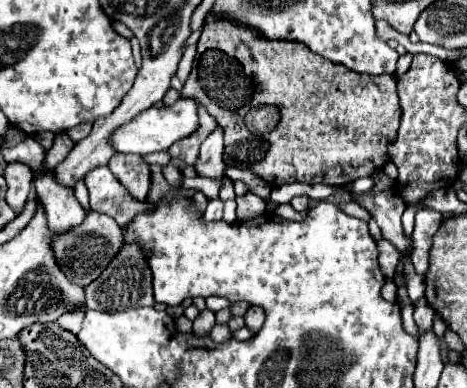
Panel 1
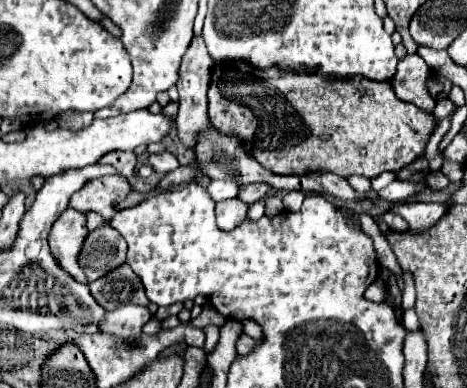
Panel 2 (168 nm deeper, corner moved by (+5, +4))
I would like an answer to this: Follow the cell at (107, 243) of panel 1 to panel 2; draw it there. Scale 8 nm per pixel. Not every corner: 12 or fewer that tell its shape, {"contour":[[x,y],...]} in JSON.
{"contour":[[111,226],[89,232],[81,268],[89,282],[127,260],[127,242]]}

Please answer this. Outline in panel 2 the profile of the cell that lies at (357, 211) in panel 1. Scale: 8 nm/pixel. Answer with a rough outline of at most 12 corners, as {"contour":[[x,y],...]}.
{"contour":[[385,212],[383,220],[391,230],[409,230],[399,214]]}

